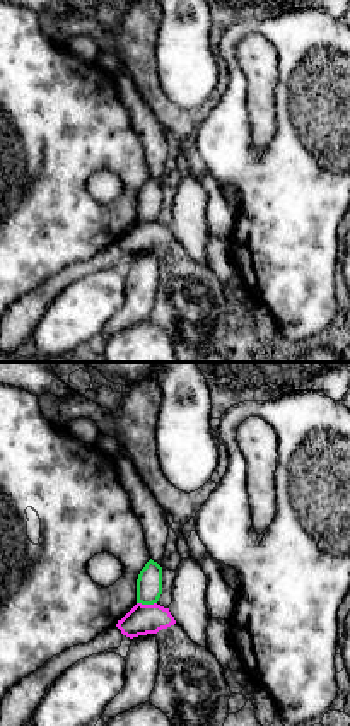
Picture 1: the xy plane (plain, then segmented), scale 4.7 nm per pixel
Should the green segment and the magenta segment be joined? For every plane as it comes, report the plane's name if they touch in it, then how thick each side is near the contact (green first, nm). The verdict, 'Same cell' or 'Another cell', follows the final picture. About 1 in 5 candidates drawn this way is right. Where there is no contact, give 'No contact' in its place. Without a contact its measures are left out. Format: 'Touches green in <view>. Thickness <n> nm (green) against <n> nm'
Touches green in xy. Thickness 130 nm (green) against 140 nm

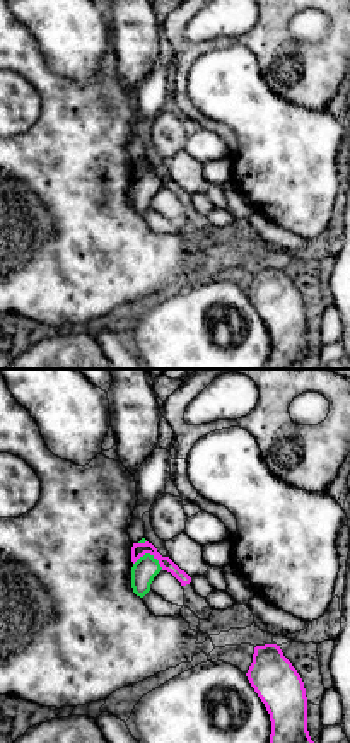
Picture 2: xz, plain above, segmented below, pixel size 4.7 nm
Touches green in xz. Thickness 120 nm (green) against 70 nm

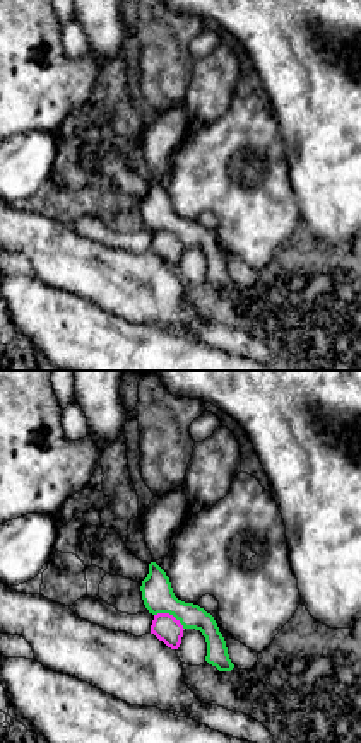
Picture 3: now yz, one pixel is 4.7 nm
Touches green in yz. Thickness 150 nm (green) against 120 nm

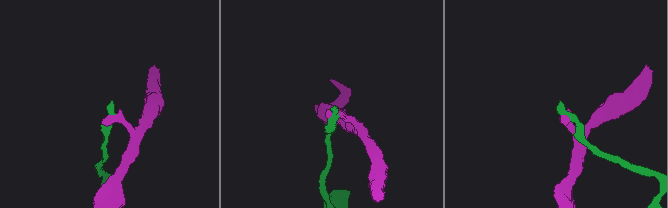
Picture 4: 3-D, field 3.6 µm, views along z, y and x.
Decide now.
Another cell

